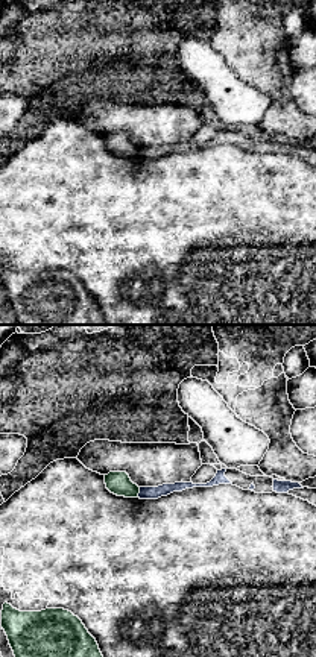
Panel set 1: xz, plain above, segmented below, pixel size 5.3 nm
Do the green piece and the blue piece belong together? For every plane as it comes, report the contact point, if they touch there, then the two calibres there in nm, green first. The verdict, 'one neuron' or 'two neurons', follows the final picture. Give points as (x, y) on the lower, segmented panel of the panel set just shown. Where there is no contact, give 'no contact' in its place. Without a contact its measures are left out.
meets green at (139, 492); 130 nm thick on the green side, 60 nm on the other

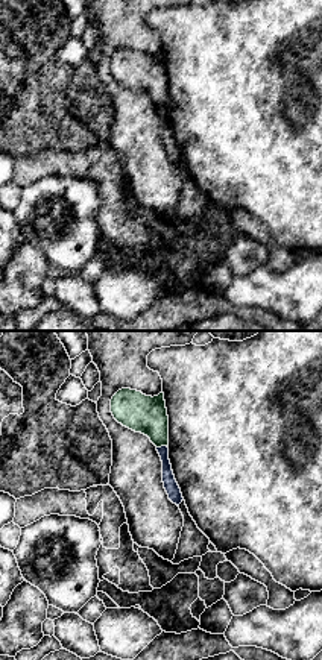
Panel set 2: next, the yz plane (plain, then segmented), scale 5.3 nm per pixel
meets green at (161, 445); 200 nm thick on the green side, 70 nm on the other

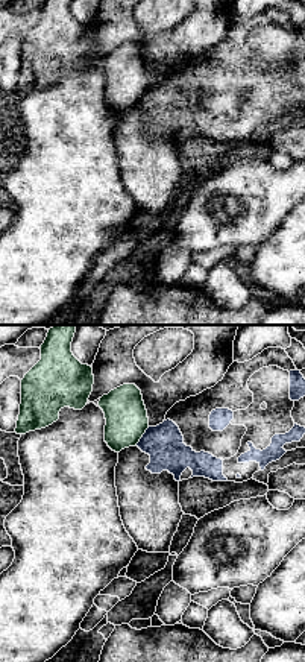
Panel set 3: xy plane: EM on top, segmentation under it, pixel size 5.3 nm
meets green at (141, 436); 220 nm thick on the green side, 200 nm on the other

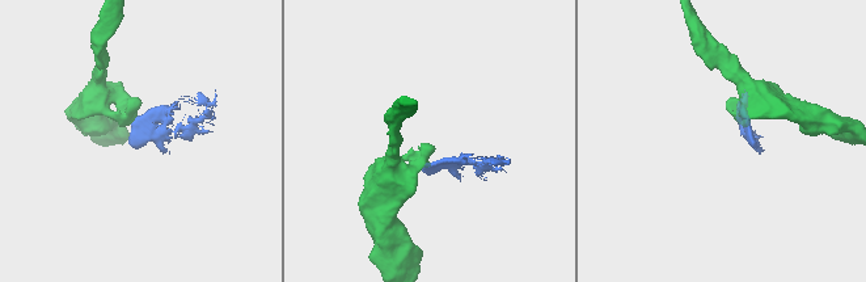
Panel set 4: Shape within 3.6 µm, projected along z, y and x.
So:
two neurons

